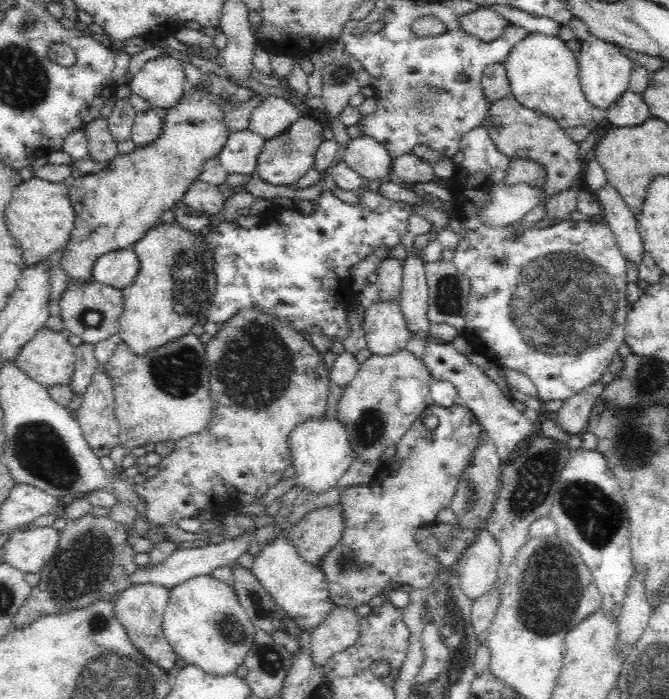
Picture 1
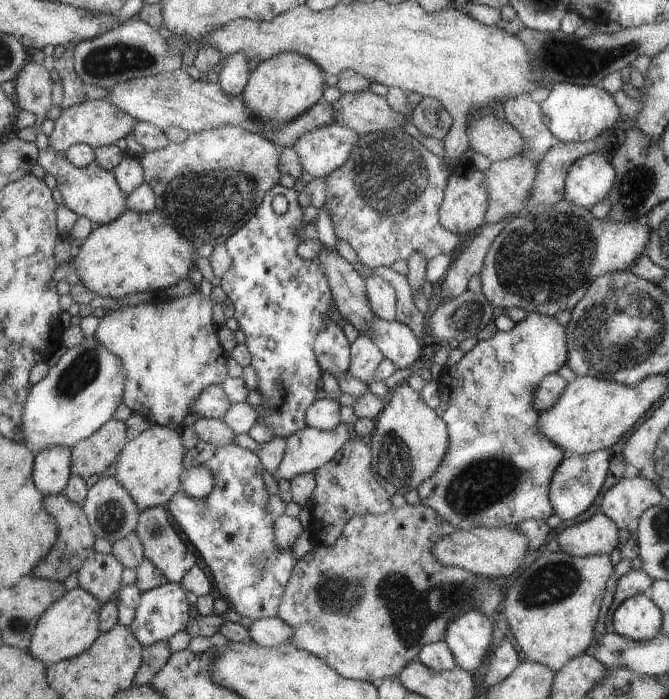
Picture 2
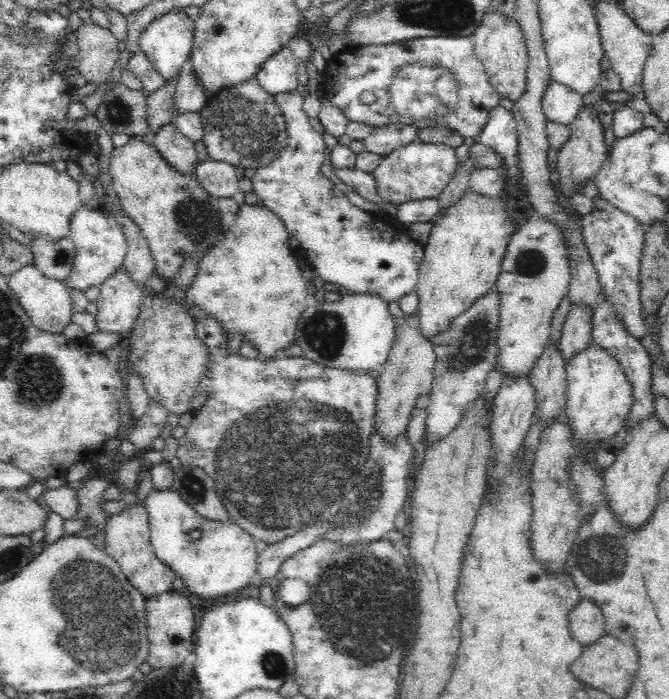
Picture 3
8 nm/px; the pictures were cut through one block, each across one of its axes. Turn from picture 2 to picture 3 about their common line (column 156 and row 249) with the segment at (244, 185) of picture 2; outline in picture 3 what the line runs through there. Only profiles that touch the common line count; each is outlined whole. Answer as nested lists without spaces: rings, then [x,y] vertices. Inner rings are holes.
[[[144,142],[115,148],[109,161],[112,188],[120,207],[147,239],[154,272],[161,279],[174,280],[186,257],[204,256],[224,240],[227,228],[222,227],[218,199],[203,189],[196,176],[177,172]]]

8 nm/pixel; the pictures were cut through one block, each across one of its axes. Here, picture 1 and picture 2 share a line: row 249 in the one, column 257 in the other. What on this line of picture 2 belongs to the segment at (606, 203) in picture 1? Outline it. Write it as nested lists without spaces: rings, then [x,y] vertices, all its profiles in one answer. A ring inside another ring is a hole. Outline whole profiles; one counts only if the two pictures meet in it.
[[[264,617],[252,620],[248,630],[251,642],[261,647],[271,647],[282,643],[288,643],[292,631],[285,622],[278,617]]]

